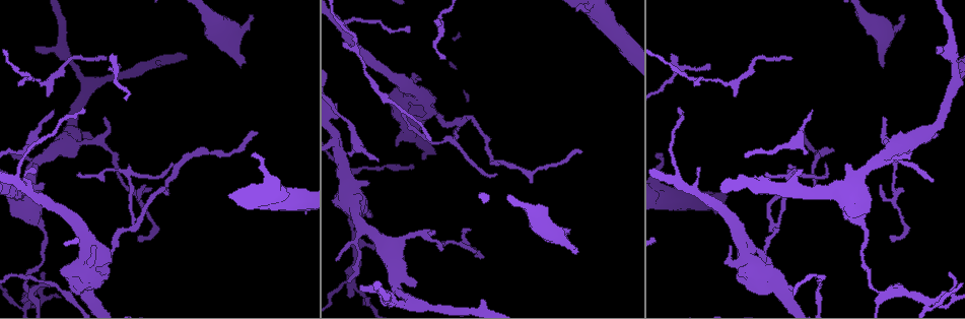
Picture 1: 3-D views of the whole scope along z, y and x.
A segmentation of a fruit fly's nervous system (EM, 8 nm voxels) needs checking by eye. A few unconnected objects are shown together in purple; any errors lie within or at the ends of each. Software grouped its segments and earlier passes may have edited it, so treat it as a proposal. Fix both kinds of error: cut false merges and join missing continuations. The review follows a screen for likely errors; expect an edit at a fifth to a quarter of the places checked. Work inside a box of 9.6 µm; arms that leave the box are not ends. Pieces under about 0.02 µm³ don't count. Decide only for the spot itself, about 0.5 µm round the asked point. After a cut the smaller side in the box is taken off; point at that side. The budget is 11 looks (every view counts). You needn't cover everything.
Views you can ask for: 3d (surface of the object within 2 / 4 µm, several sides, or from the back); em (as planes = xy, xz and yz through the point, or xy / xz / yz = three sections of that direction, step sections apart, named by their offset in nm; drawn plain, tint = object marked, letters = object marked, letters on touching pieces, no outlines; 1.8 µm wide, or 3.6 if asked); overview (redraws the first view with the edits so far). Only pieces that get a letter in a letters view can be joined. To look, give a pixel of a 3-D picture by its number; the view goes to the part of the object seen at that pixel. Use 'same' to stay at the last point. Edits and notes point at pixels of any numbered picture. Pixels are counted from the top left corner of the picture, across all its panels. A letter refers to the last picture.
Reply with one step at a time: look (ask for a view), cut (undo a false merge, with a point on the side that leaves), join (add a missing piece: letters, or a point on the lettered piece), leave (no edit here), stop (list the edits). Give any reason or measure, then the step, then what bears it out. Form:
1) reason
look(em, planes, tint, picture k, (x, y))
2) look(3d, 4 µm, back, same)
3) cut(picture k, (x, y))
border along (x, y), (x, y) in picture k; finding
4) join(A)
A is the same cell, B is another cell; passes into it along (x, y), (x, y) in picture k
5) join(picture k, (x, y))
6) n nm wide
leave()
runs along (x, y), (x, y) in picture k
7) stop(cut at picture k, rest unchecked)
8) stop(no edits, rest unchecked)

branch stops here
look(3d, 4 µm, picture 1, (240, 67))

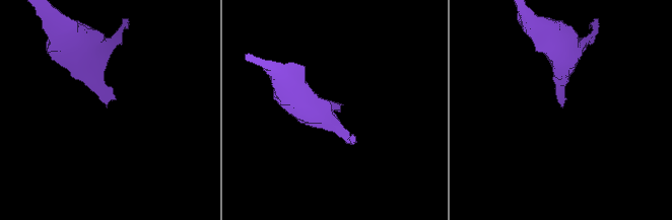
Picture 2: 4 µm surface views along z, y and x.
look(em, planes, letters, picture 2, (562, 106))

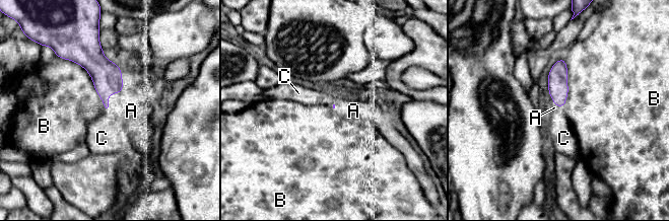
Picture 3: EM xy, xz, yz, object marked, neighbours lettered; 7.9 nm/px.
join(A)
A is the same cell, B and C are other cells; passes into it along (107, 76), (120, 92), (131, 111) in picture 3; the neuron continues

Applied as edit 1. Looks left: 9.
abrupt turn
look(3d, 4 µm, back, picture 1, (24, 298))

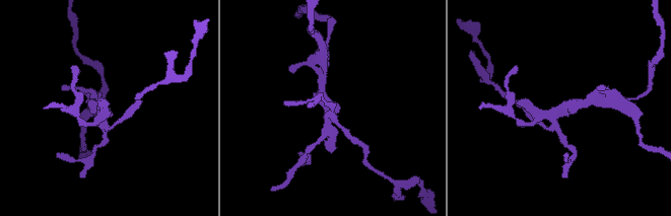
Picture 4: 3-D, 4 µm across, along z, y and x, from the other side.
look(em, xz, step 16, tint, picture 4, (101, 114))

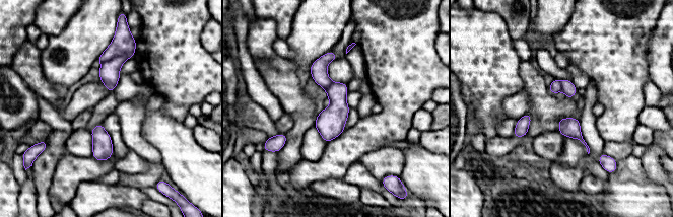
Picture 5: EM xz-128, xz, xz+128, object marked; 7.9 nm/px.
look(em, planes, letters, same)

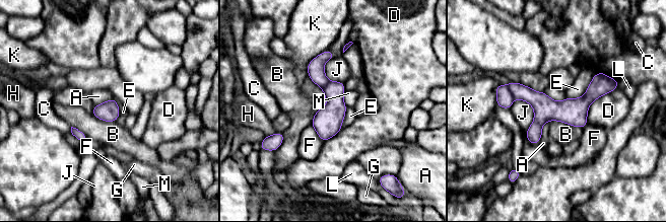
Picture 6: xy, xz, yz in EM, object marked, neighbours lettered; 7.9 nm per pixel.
D touches over 380 nm
cut(picture 6, (505, 98))
A, B, C, D, E, F, G, H, J, K, L and M are other cells; border along (506, 85), (515, 98) in picture 6; a second neuron is stuck on

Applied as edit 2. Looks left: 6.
look(overview)

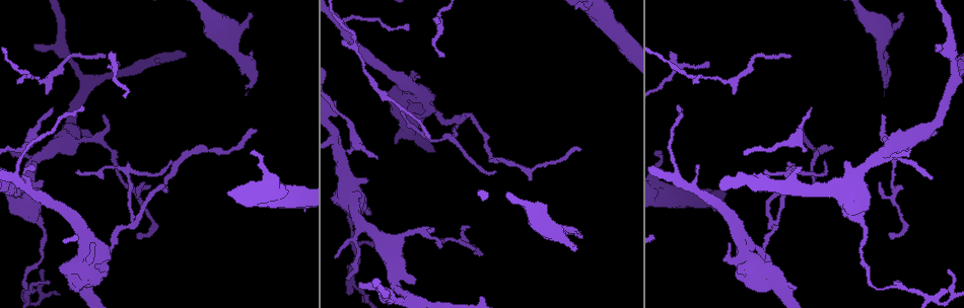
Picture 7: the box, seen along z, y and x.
an open end
look(em, planes, letters, picture 7, (70, 289))

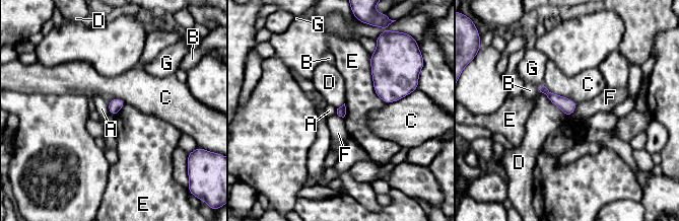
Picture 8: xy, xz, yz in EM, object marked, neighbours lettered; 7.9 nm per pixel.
leave()
A, B, C, D, E, F and G are other cells; border along (578, 103), (574, 111), (568, 117) in picture 8; no lettered piece goes on from it

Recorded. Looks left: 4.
look(3d, 4 µm, back, picture 7, (457, 117))

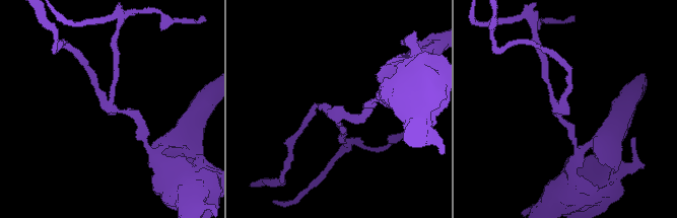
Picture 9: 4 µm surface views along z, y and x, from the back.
now the EM
look(em, planes, letters, picture 9, (337, 114))

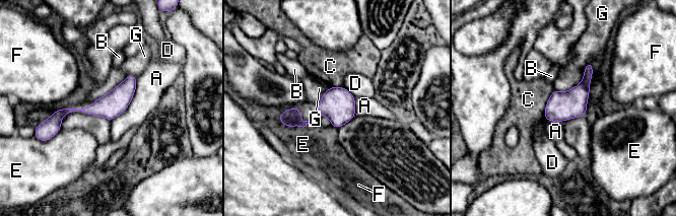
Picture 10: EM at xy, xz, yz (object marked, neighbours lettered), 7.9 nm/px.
200 nm wide
leave()
A, B, C, D, E, F and G are other cells; border along (138, 77), (130, 103), (111, 121) in picture 10; continuous, no second neuron

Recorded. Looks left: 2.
stop(join at picture 3, cut at picture 6, rest unchecked)

